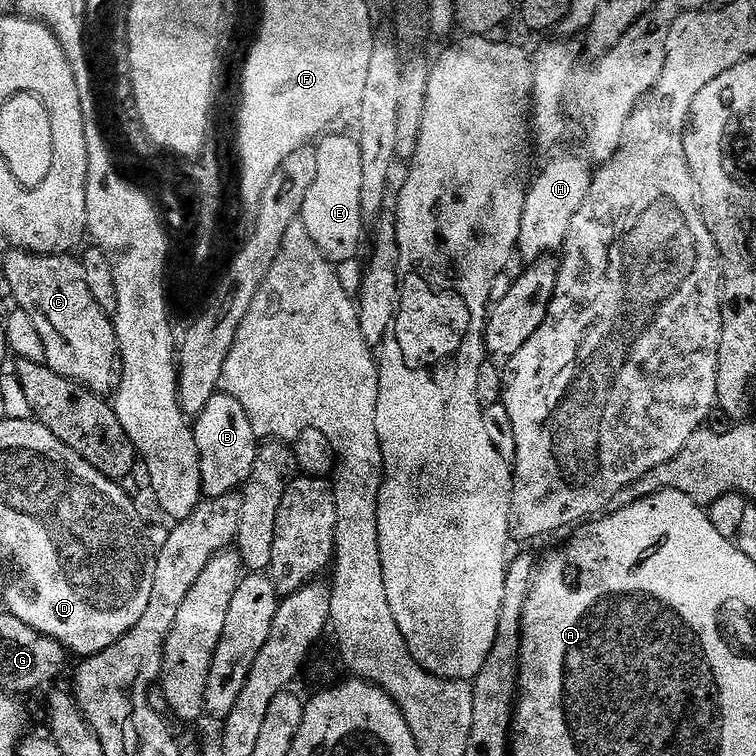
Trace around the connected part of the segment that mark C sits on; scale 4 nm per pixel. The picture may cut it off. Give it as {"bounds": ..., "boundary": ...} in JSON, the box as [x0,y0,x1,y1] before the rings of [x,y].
{"bounds":[4,250,120,393],"boundary":[[[19,250],[9,253],[4,260],[4,276],[12,287],[15,307],[30,314],[34,326],[38,326],[38,334],[42,334],[42,342],[46,342],[48,367],[70,378],[75,384],[84,385],[91,392],[111,393],[120,379],[120,347],[116,341],[116,326],[109,313],[104,312],[98,302],[94,302],[94,294],[90,294],[90,286],[86,286],[86,274],[82,274],[79,259],[72,254],[39,256],[36,252]]]}

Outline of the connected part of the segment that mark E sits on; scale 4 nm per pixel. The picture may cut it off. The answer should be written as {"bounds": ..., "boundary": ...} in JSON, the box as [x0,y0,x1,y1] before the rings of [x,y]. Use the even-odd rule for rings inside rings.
{"bounds":[299,134,366,266],"boundary":[[[331,134],[325,135],[315,145],[315,149],[318,154],[317,177],[314,178],[314,186],[310,186],[309,192],[306,193],[306,202],[300,211],[299,223],[303,224],[306,234],[314,238],[314,246],[318,246],[320,253],[337,266],[361,255],[360,239],[363,238],[366,227],[362,214],[362,150],[360,141],[355,135],[331,136]]]}

